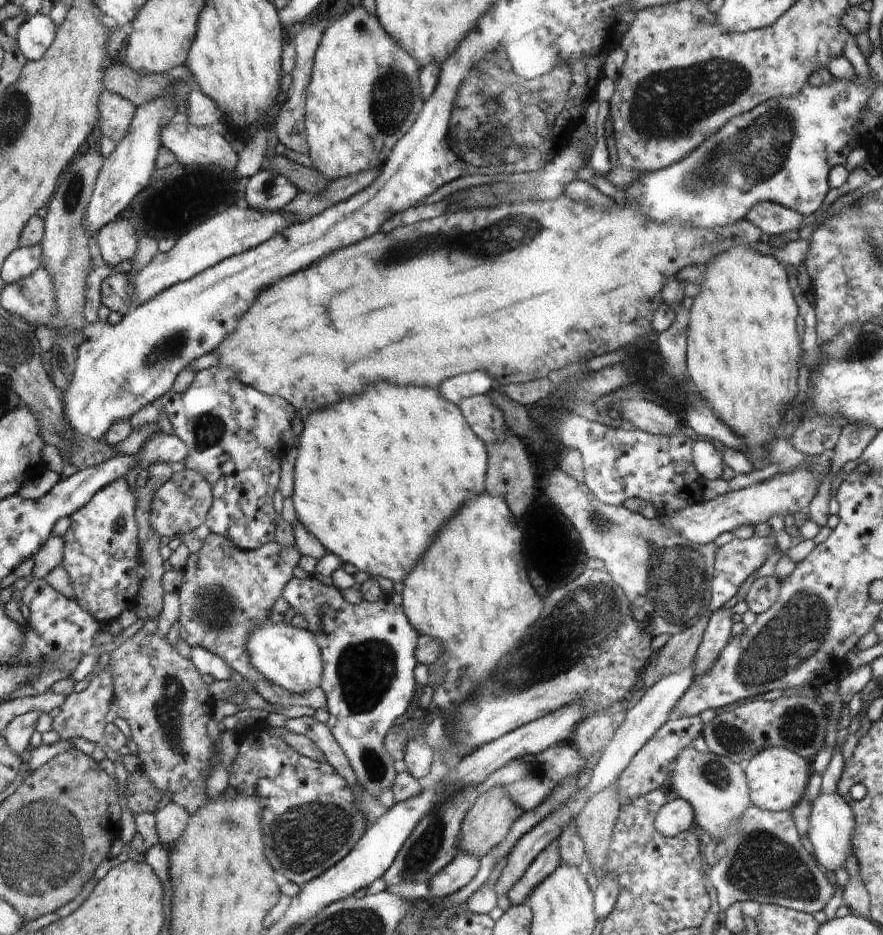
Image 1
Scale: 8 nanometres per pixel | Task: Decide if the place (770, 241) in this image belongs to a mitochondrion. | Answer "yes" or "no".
no

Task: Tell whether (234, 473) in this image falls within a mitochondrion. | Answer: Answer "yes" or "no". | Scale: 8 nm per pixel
no

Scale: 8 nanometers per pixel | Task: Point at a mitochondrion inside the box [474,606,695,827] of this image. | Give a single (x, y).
(535, 769)

